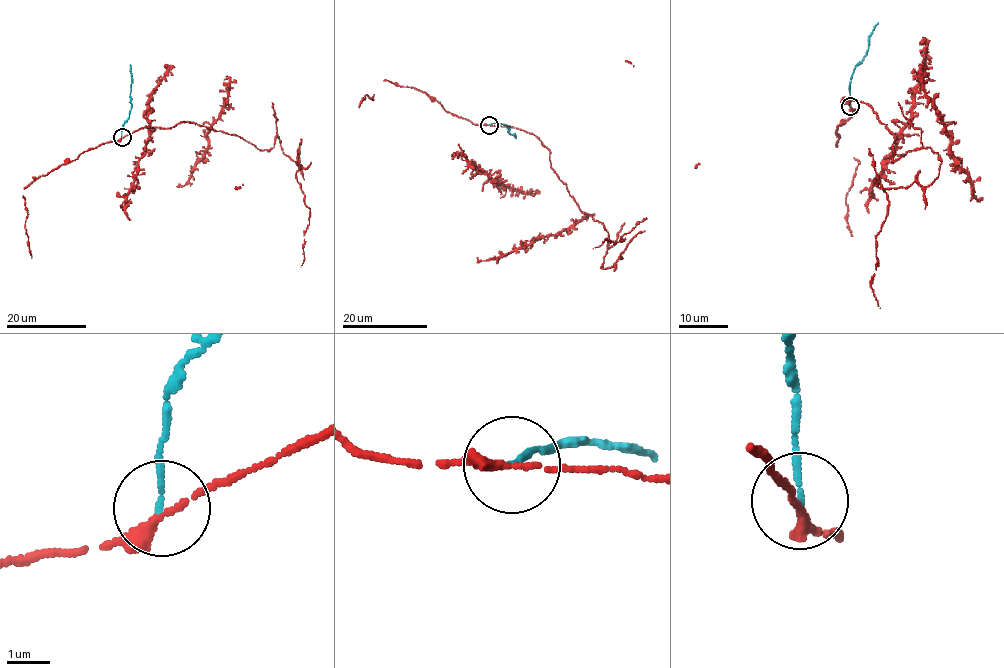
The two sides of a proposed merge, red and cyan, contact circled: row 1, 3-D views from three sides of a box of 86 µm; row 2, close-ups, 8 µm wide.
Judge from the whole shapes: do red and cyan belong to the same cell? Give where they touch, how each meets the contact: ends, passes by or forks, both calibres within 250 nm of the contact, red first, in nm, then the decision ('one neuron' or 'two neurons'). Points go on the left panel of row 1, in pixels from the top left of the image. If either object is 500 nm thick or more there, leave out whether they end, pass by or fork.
(122, 137) | red passes by | cyan ends | 200/130 nm | two neurons

